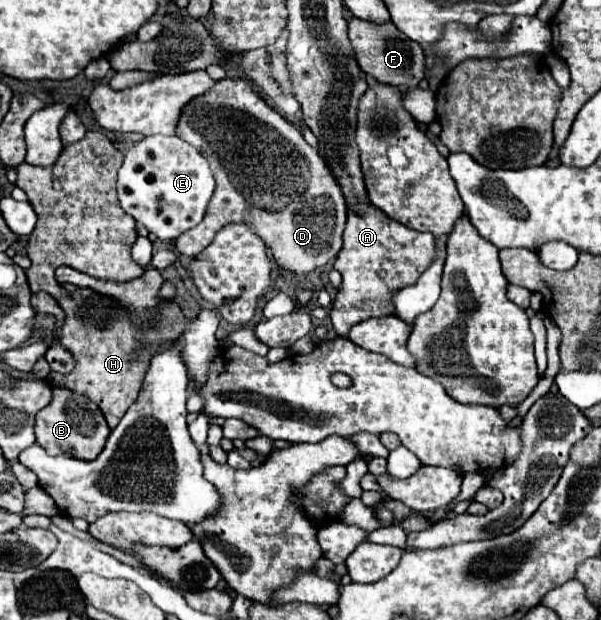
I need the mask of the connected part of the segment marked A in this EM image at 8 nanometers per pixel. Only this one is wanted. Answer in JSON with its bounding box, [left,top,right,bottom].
[331,204,435,336]

